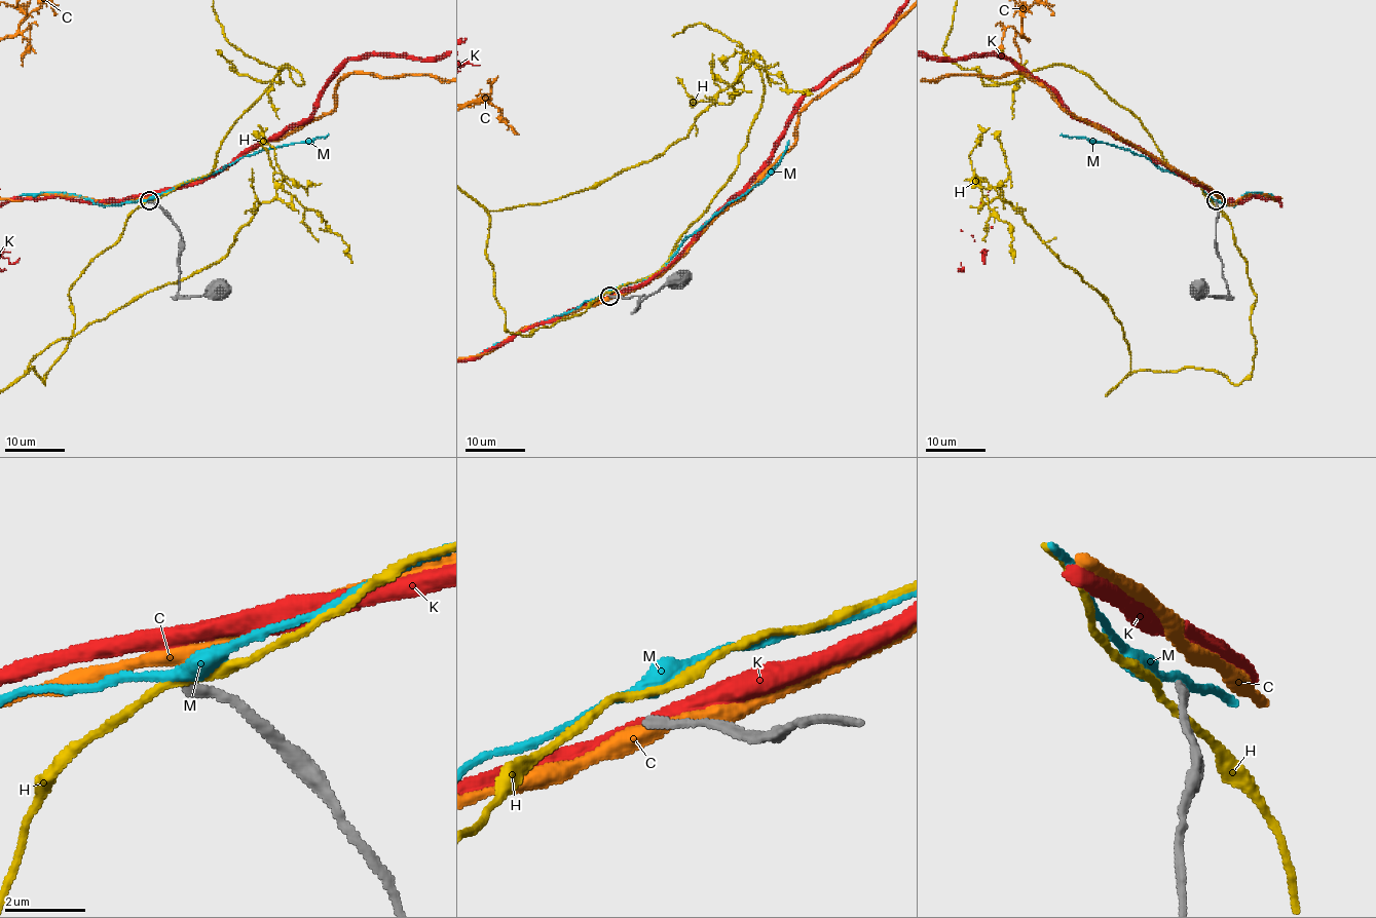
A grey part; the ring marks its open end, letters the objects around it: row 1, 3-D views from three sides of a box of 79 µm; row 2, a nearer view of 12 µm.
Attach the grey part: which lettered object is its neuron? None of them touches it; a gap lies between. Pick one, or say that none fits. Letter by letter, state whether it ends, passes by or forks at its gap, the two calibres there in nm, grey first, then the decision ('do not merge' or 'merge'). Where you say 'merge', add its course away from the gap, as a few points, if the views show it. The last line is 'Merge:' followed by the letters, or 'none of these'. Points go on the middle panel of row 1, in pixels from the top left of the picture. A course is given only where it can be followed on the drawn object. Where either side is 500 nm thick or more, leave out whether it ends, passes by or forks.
C: it passes by | 220/380 nm | do not merge
H: it passes by | 220/200 nm | do not merge
K: it passes by | 220/440 nm | do not merge
M: it passes by | 220/360 nm | merge | via (608, 293), (621, 285), (652, 276), (690, 236), (727, 204), (755, 186), (779, 161), (788, 140)
Merge: M

